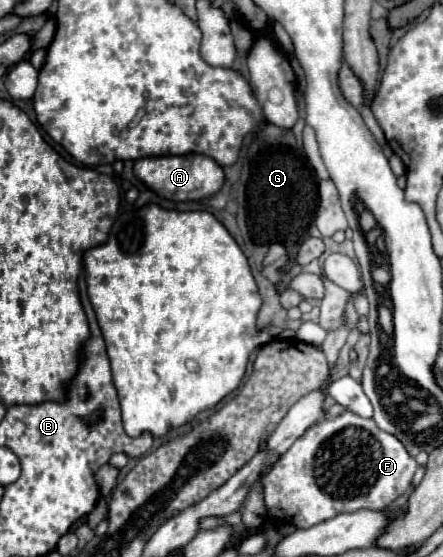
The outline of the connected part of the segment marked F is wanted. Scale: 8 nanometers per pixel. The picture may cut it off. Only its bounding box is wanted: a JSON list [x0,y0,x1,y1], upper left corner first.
[264,412,416,528]

